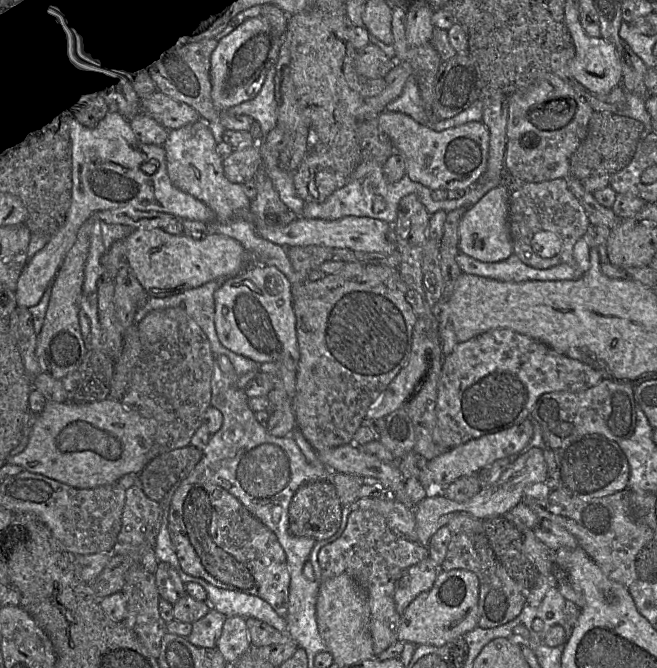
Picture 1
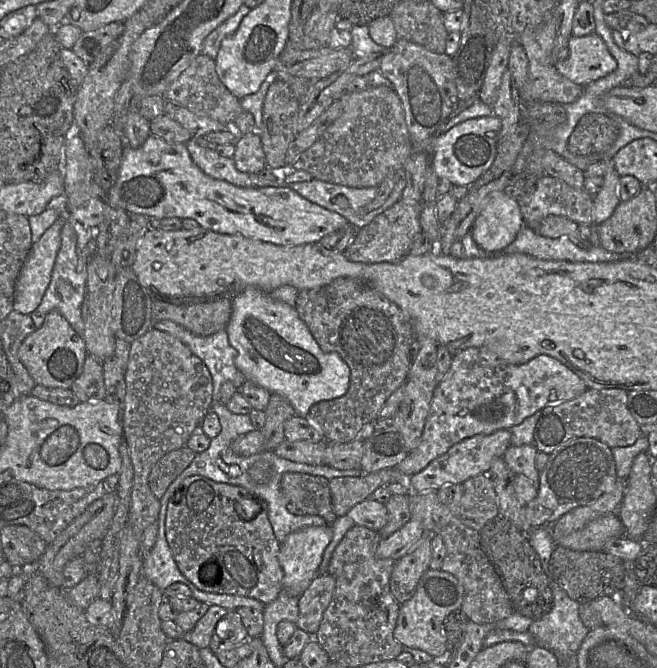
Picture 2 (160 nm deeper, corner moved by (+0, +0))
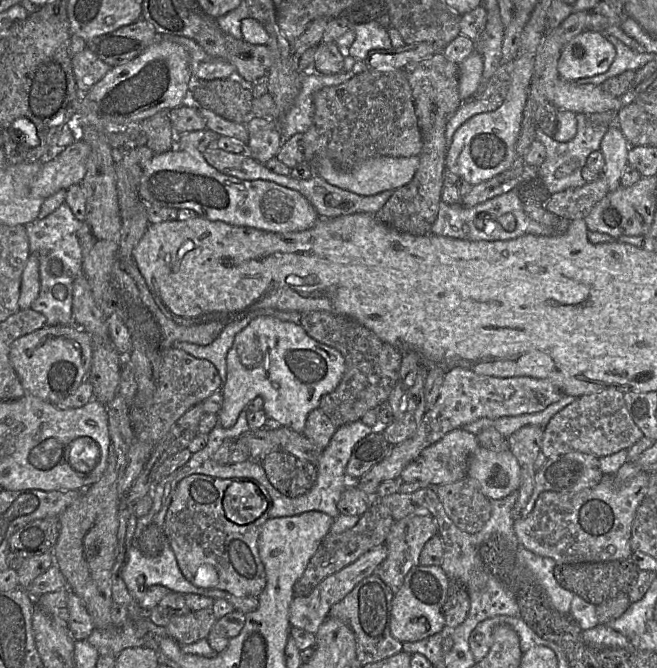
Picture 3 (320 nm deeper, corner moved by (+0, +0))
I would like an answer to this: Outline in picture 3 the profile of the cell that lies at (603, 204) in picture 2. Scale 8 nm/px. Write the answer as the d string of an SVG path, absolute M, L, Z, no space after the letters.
M616 123L610 125L600 144L605 161L601 177L606 179L609 191L620 186L622 172L628 164L630 147L619 126Z

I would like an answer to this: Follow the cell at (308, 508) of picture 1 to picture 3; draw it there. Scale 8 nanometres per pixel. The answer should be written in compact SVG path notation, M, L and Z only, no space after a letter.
M274 451L260 461L272 486L289 498L307 493L315 484L315 463L299 459L284 451Z

